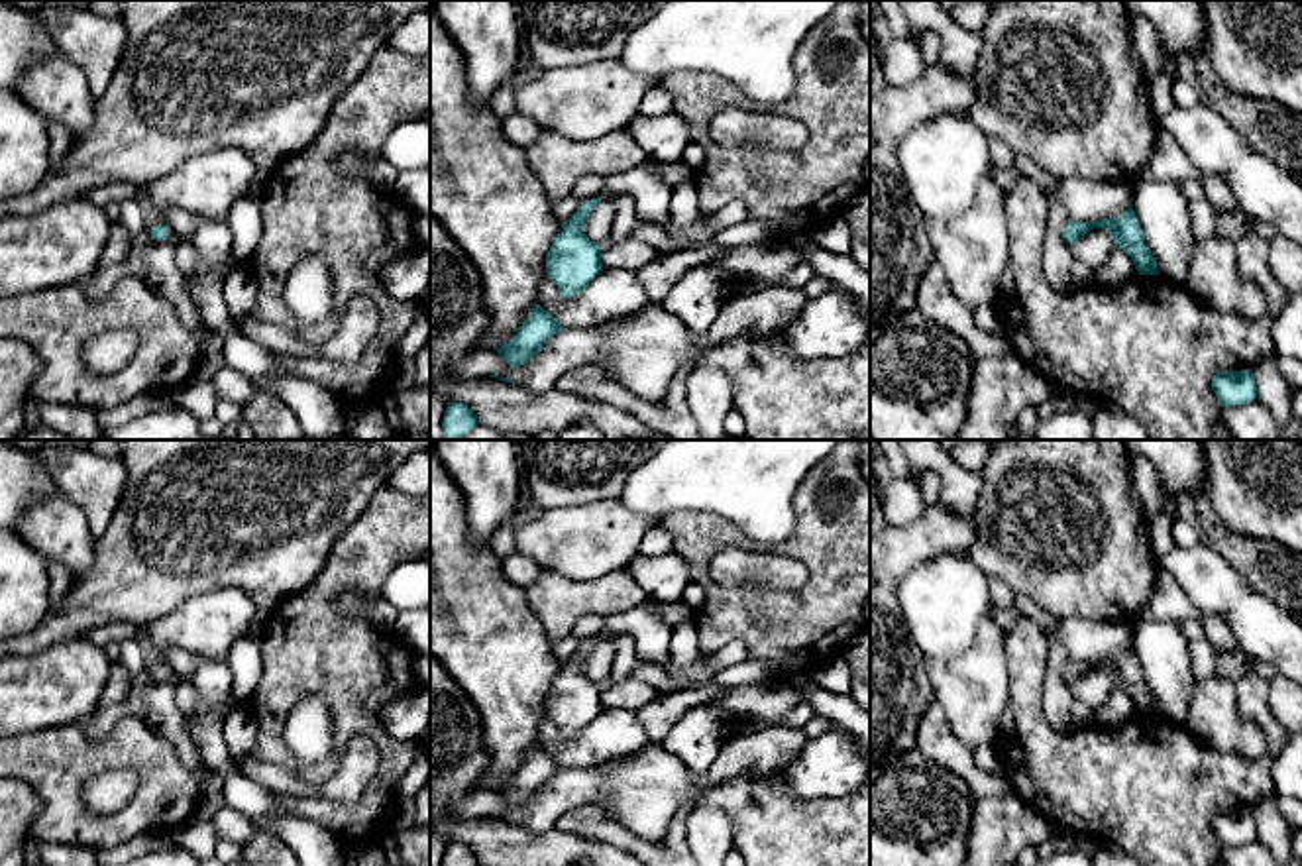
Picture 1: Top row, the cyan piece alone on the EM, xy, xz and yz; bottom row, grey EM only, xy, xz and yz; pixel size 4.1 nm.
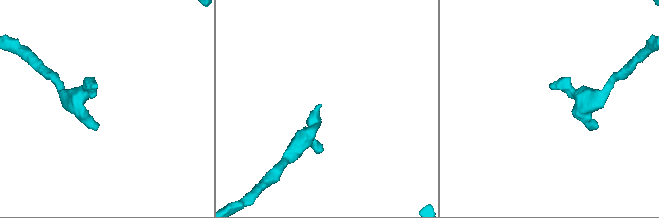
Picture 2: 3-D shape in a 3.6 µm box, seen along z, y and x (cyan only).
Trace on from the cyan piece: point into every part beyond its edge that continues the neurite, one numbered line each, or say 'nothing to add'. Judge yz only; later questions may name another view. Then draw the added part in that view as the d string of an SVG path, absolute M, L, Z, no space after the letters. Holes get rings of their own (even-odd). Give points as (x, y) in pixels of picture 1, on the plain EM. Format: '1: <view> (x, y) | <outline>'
nothing to add

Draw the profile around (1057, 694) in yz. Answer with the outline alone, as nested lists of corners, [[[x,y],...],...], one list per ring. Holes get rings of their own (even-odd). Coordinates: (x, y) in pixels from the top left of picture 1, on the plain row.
[[[1017,593],[1015,611],[1031,619],[1041,628],[1047,628],[1055,634],[1053,642],[1049,644],[1047,656],[1047,677],[1043,683],[1043,713],[1057,731],[1066,732],[1074,729],[1074,695],[1072,685],[1062,677],[1062,670],[1068,664],[1068,654],[1058,636],[1058,621],[1051,613],[1041,609],[1037,603],[1033,603],[1029,597]]]

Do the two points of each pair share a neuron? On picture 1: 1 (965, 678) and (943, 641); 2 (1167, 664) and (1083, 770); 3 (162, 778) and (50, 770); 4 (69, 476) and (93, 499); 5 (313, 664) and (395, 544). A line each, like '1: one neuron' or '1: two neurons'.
1: two neurons
2: two neurons
3: one neuron
4: one neuron
5: one neuron

